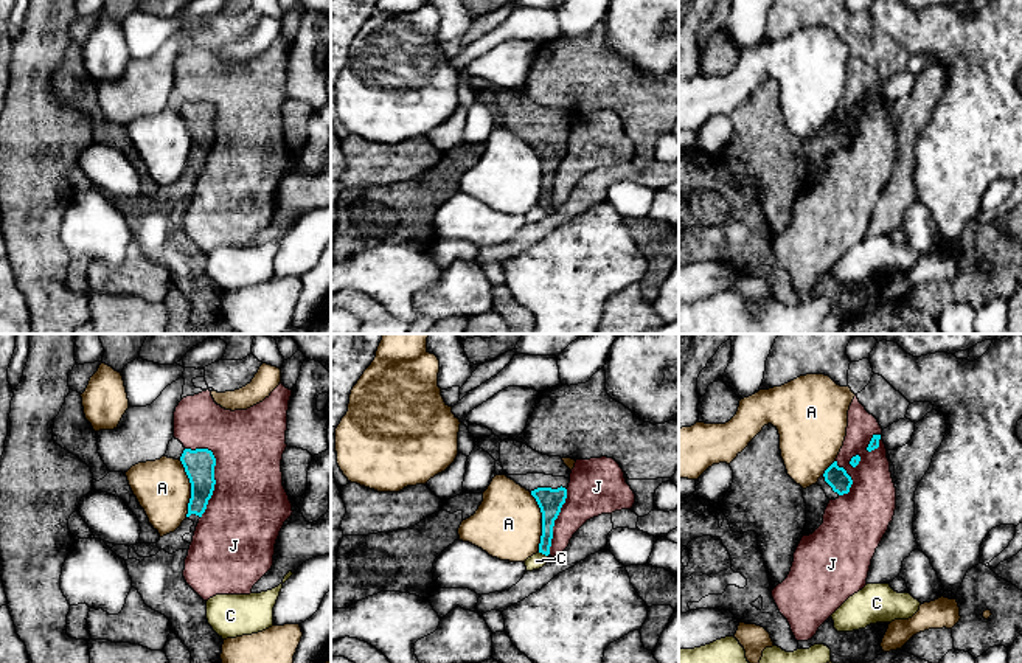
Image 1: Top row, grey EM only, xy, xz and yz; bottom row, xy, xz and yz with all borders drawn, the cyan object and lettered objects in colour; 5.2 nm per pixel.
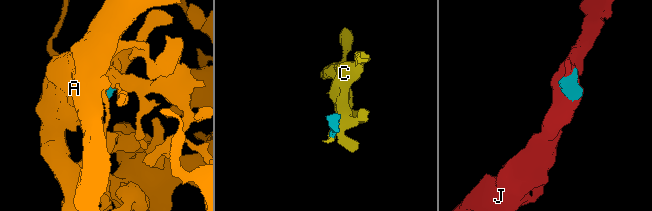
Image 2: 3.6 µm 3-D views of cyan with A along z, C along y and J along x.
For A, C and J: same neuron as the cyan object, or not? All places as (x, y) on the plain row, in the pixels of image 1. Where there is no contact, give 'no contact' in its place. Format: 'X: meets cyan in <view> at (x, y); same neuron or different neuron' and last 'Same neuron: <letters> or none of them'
A: meets cyan in xz at (542, 174); different neuron
C: meets cyan in xz at (542, 205); different neuron
J: meets cyan in xy at (213, 124); different neuron
Same neuron: none of them

